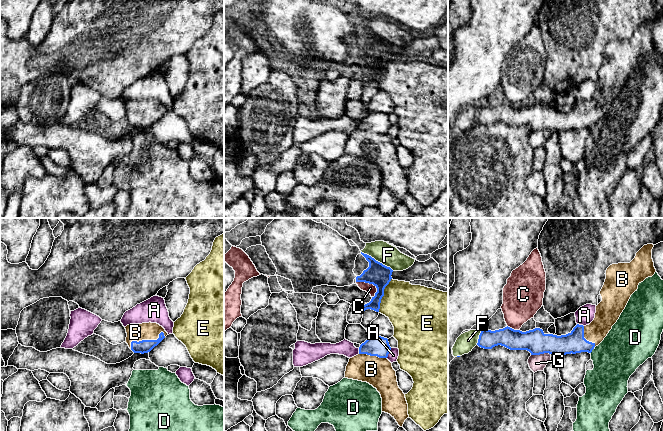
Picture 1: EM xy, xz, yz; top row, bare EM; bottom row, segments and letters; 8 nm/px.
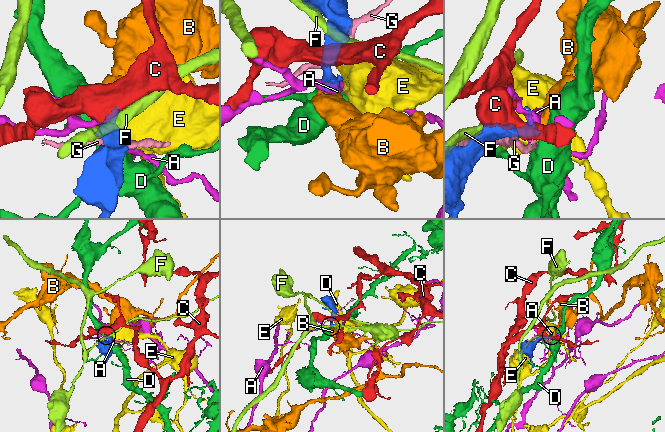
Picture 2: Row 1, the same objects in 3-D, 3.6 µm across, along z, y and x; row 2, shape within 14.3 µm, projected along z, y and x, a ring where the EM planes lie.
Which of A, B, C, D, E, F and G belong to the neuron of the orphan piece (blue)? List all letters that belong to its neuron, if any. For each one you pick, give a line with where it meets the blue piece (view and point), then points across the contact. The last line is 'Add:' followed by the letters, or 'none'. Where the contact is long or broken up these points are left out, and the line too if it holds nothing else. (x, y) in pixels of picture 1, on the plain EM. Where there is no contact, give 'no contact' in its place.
B: contact xy (145, 116); way xy (144, 122), (145, 116), (146, 107)
Add: B

